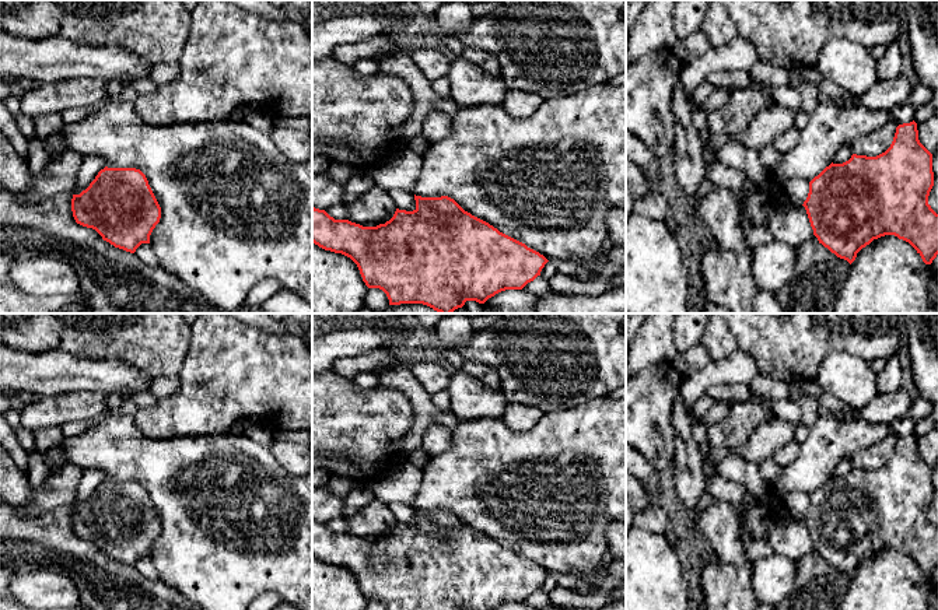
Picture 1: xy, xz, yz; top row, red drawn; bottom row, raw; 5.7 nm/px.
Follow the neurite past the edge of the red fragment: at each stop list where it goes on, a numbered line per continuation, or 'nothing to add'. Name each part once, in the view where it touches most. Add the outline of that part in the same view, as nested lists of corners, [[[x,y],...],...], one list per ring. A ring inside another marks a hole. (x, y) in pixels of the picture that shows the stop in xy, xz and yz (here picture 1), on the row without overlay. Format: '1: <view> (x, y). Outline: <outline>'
nothing to add

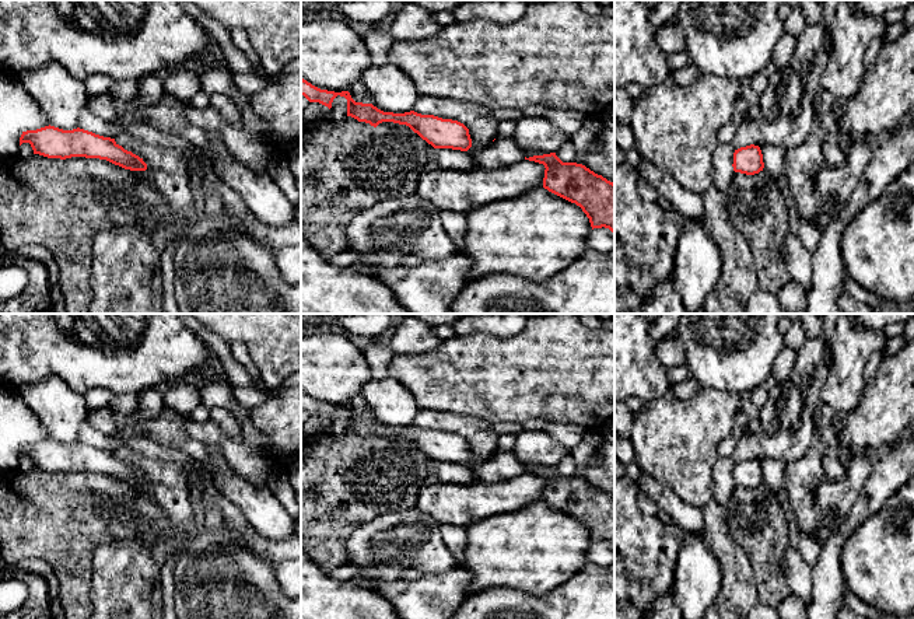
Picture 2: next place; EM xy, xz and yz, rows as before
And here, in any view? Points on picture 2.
nothing to add

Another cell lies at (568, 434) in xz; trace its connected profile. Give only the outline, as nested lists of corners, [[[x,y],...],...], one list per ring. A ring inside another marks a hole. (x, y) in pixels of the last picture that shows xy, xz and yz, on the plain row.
[[[550,423],[544,427],[544,431],[571,451],[582,441],[588,430],[572,423]]]

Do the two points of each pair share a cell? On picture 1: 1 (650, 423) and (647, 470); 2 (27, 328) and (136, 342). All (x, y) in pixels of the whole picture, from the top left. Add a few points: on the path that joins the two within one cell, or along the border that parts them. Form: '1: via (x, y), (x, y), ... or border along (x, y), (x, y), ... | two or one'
1: border along (640, 452), (654, 470) | two
2: via (53, 328), (109, 333) | one

